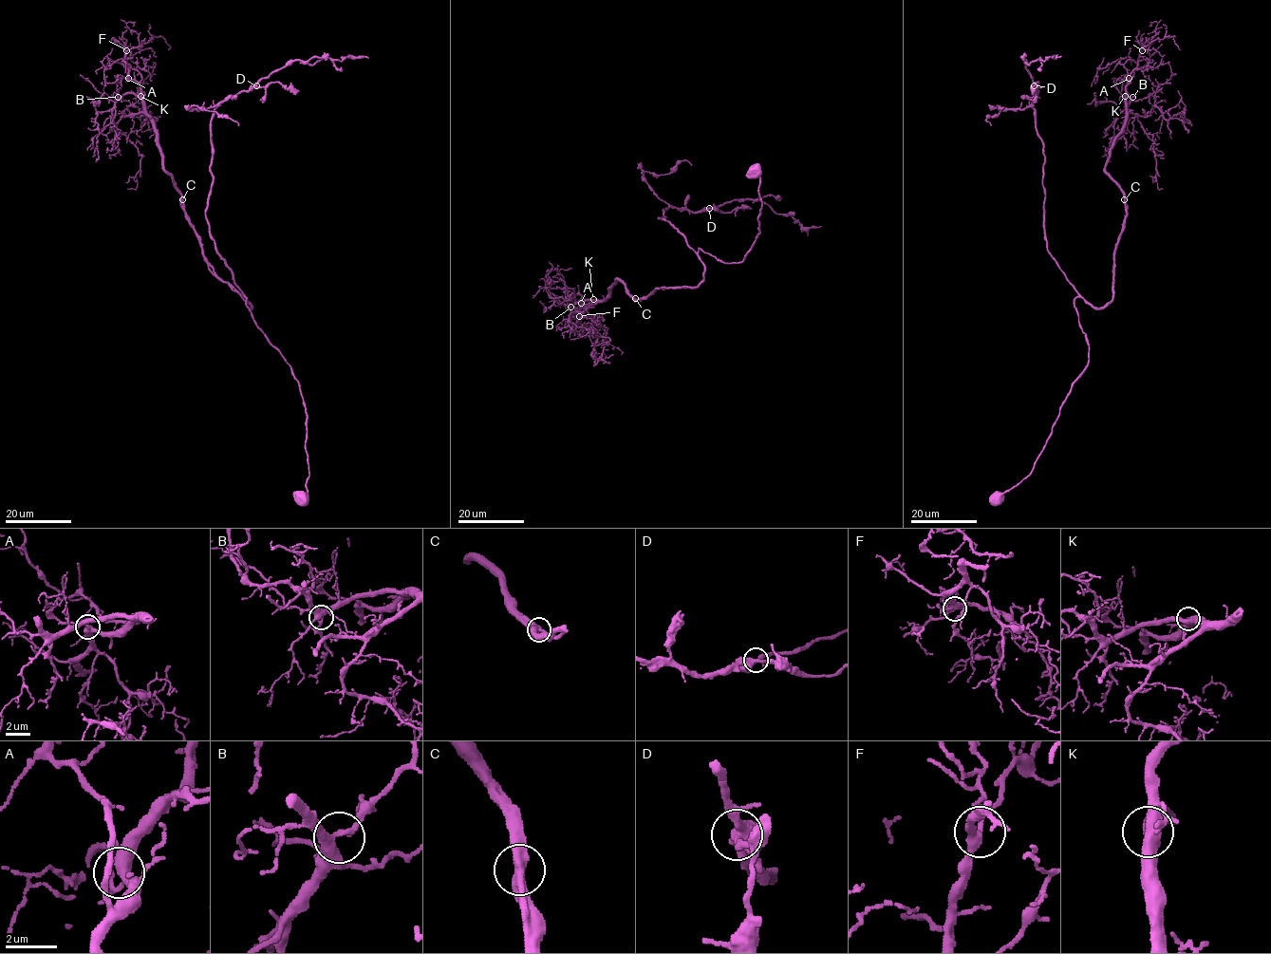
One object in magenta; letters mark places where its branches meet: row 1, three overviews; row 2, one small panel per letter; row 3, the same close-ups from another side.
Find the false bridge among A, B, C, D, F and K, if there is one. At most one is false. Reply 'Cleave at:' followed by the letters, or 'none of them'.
Cleave at: none of them

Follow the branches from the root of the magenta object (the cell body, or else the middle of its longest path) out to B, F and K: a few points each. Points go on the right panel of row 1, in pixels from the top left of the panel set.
B: (998, 496), (1031, 473), (1088, 364), (1074, 299), (1103, 308), (1112, 298), (1126, 209), (1105, 163), (1132, 97)
F: (998, 496), (1031, 473), (1088, 364), (1074, 299), (1103, 308), (1112, 298), (1126, 209), (1105, 163), (1142, 50)
K: (998, 496), (1031, 473), (1088, 364), (1074, 299), (1103, 308), (1112, 298), (1126, 209), (1105, 163), (1125, 96)

